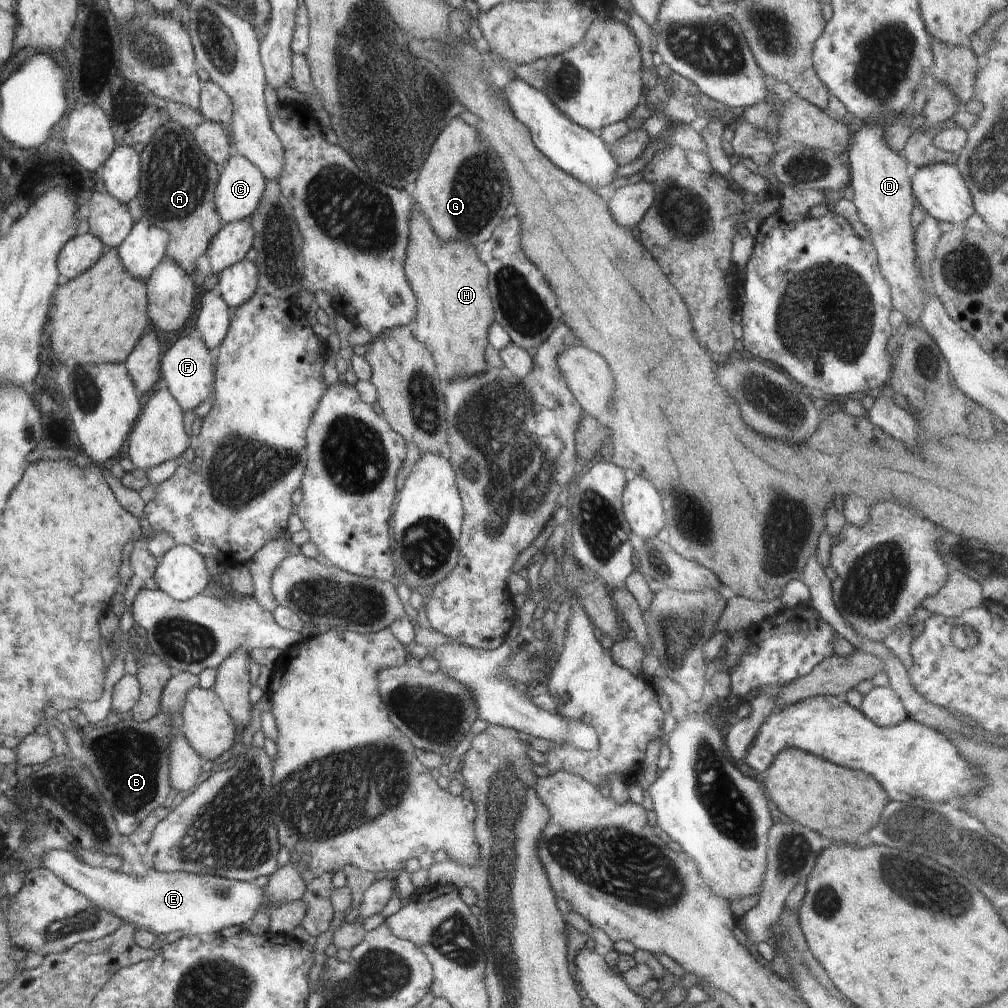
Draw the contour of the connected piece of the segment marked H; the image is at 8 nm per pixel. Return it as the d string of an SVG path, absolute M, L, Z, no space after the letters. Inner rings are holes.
M422 212L413 214L410 221L408 248L405 275L417 300L417 313L410 326L413 337L432 350L440 378L444 374L472 376L484 372L488 369L484 351L495 312L488 290L489 272L476 256L476 248L466 241L439 239ZM450 362L458 366L456 372L452 372L454 366Z

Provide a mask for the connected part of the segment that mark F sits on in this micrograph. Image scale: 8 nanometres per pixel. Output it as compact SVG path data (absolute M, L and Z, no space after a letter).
M196 334L182 336L170 346L161 356L161 372L165 386L184 411L195 409L211 395L215 382L212 357L206 343Z

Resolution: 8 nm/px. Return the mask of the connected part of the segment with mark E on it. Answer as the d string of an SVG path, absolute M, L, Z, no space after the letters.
M64 849L47 850L43 856L43 866L50 869L67 885L86 895L94 904L119 916L123 922L152 931L156 936L182 931L188 936L212 935L219 933L222 928L234 926L234 924L242 927L267 904L265 890L251 882L237 881L216 875L160 872L155 868L152 868L145 878L138 878L122 873L121 870L117 872L106 867L93 867L84 863L74 851Z

